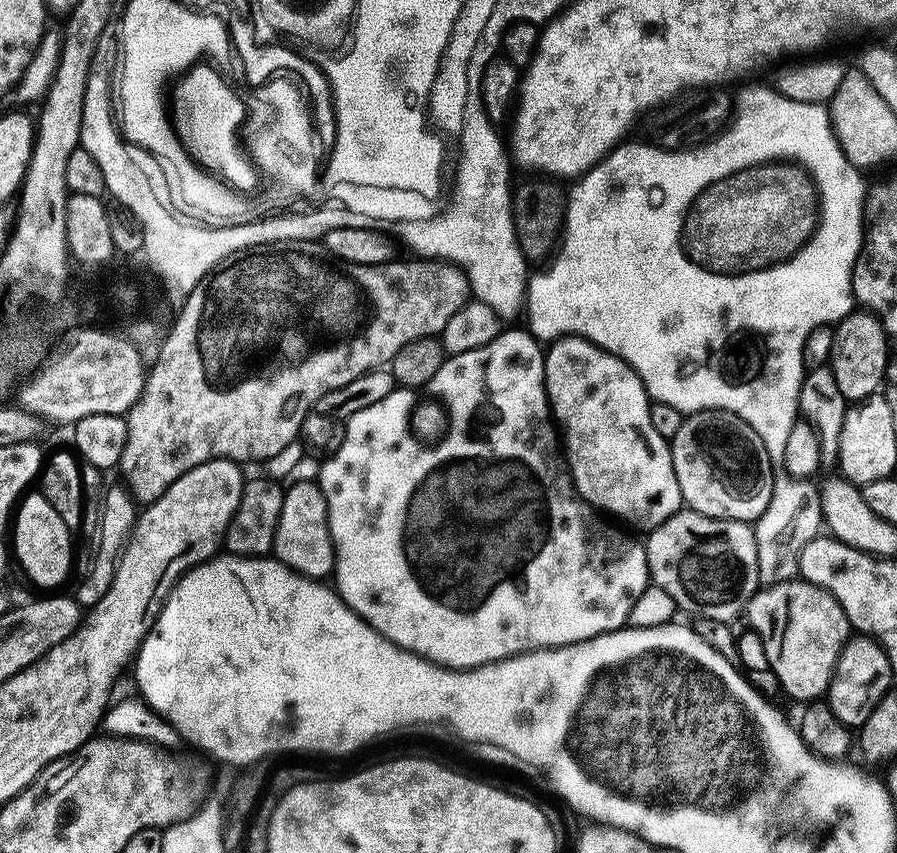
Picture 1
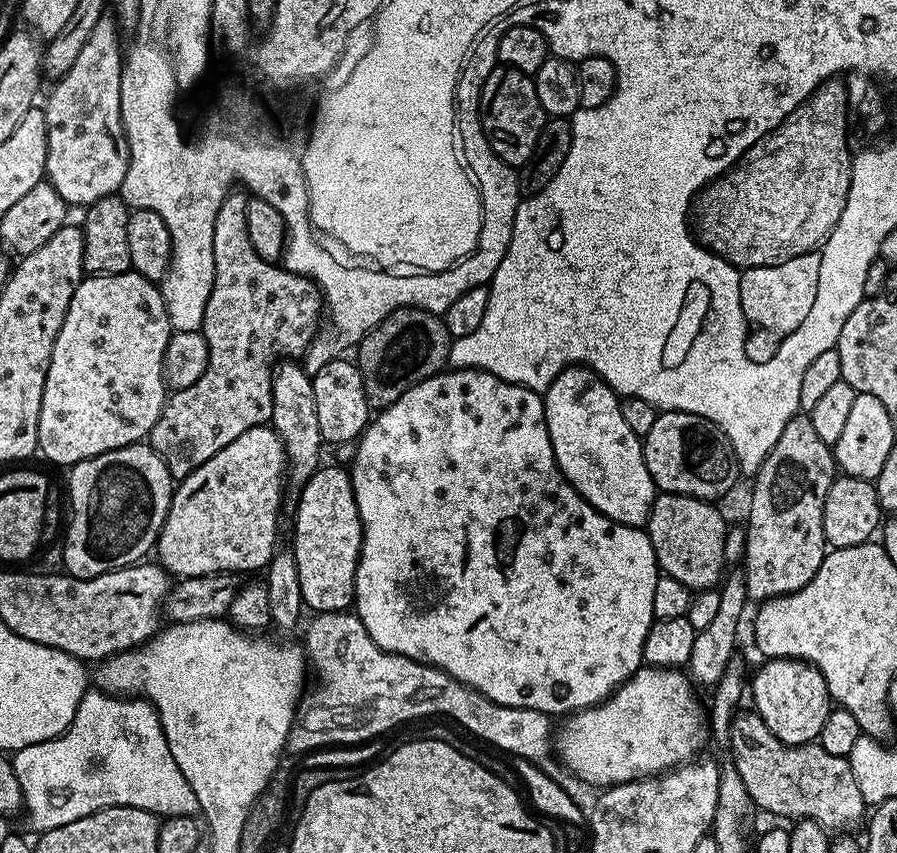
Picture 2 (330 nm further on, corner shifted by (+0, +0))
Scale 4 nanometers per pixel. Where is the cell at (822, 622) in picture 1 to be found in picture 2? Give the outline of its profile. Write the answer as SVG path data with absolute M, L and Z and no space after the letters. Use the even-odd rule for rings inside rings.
M774 660L763 661L764 665L756 672L756 677L750 680L750 698L756 703L759 723L770 726L770 734L787 744L810 744L820 739L822 726L826 726L828 713L834 707L834 701L828 694L826 678L807 660Z

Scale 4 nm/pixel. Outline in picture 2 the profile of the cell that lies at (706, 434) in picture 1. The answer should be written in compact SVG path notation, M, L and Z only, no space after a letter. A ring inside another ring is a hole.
M664 410L657 415L654 426L650 426L648 435L643 437L642 447L644 449L644 464L648 467L648 473L653 482L655 482L657 489L660 492L680 492L683 496L693 496L699 500L707 500L709 502L719 501L719 496L724 496L736 484L736 476L738 477L738 465L736 462L736 453L733 452L731 443L727 436L720 431L716 425L704 420L701 416L692 416L689 412L674 412L671 410Z

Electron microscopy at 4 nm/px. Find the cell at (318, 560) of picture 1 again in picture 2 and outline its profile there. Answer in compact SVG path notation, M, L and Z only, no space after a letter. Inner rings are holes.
M320 466L299 489L300 501L296 504L296 534L290 543L290 549L296 556L298 582L301 584L301 598L313 613L339 612L350 604L350 590L356 586L356 563L360 560L360 541L362 525L358 506L352 489L352 477L349 469L326 468Z

